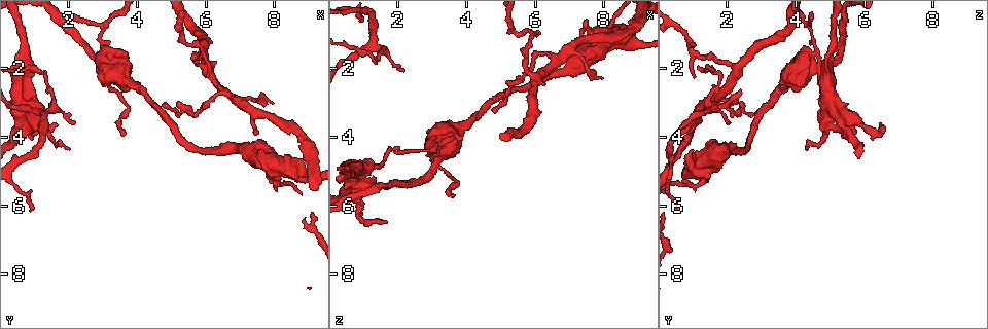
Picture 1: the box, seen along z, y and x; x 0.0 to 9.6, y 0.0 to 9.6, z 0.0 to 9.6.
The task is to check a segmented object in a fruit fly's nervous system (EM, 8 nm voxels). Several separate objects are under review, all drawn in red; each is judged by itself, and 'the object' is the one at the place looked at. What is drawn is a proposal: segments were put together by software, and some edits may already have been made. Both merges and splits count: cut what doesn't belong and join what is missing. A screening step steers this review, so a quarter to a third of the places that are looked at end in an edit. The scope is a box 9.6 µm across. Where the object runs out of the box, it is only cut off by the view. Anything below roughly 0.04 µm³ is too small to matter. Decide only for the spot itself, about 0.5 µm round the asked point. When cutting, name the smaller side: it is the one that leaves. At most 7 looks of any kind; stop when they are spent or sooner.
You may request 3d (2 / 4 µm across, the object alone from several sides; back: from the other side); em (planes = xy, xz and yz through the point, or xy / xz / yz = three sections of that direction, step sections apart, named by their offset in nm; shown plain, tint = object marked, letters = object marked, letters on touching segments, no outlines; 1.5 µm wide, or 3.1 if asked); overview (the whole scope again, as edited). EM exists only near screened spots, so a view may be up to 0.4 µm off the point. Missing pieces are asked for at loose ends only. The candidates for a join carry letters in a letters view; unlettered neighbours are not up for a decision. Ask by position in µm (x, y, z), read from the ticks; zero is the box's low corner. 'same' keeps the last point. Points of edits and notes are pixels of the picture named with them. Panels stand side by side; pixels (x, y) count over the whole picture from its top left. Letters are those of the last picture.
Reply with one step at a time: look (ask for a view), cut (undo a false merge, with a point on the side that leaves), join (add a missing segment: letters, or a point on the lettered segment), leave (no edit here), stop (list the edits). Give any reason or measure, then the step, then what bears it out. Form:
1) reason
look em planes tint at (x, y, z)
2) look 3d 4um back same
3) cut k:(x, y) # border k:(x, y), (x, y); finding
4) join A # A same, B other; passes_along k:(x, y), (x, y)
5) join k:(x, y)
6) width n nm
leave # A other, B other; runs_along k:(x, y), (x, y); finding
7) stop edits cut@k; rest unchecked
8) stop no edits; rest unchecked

branch stops here
look 3d 2um at (2.00, 4.35, 4.30)

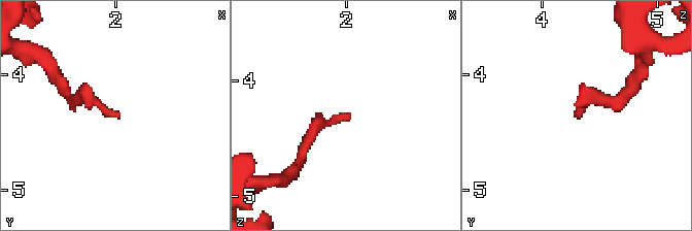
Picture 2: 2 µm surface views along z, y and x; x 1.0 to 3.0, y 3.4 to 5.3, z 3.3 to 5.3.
shape alone is not enough
look em planes tint at (2.04, 4.34, 4.30)

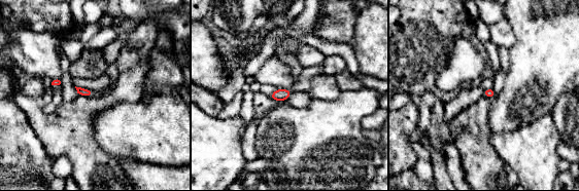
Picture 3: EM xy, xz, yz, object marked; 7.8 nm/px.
see the neighbours
look em planes letters same

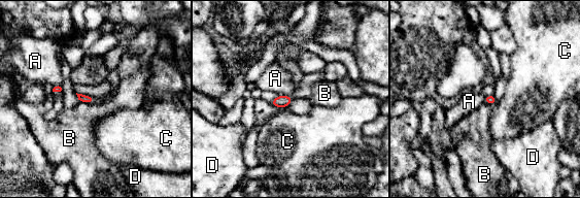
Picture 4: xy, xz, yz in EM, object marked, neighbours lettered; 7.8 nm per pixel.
leave # A other, B other, C other, D other; border 4:(79, 101), (93, 102); none of them fits

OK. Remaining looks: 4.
three arms meet
look em yz step 4 tint at (1.30, 3.20, 1.40)

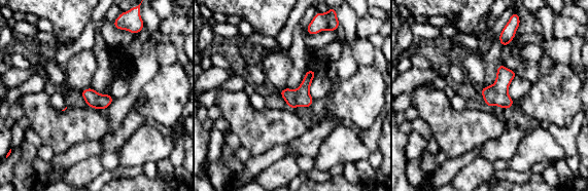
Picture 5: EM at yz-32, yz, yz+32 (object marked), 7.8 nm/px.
cut it another way
look em planes tint same

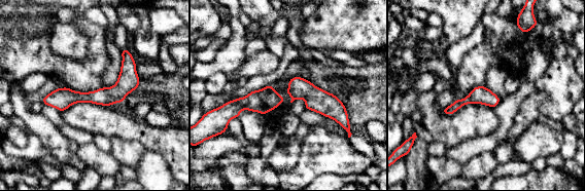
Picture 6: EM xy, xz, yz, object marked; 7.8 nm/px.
see the neighbours
look em planes letters same

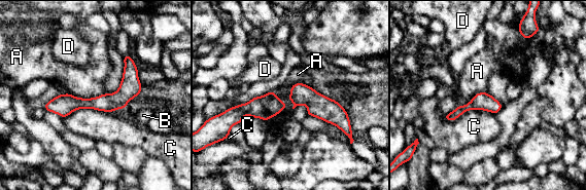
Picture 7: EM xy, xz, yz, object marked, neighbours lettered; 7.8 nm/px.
leave # A other, B other, C other, D other; runs_along 7:(128, 58), (112, 102), (47, 107); continuous, no second cell

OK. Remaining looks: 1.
stop no edits; rest unchecked

